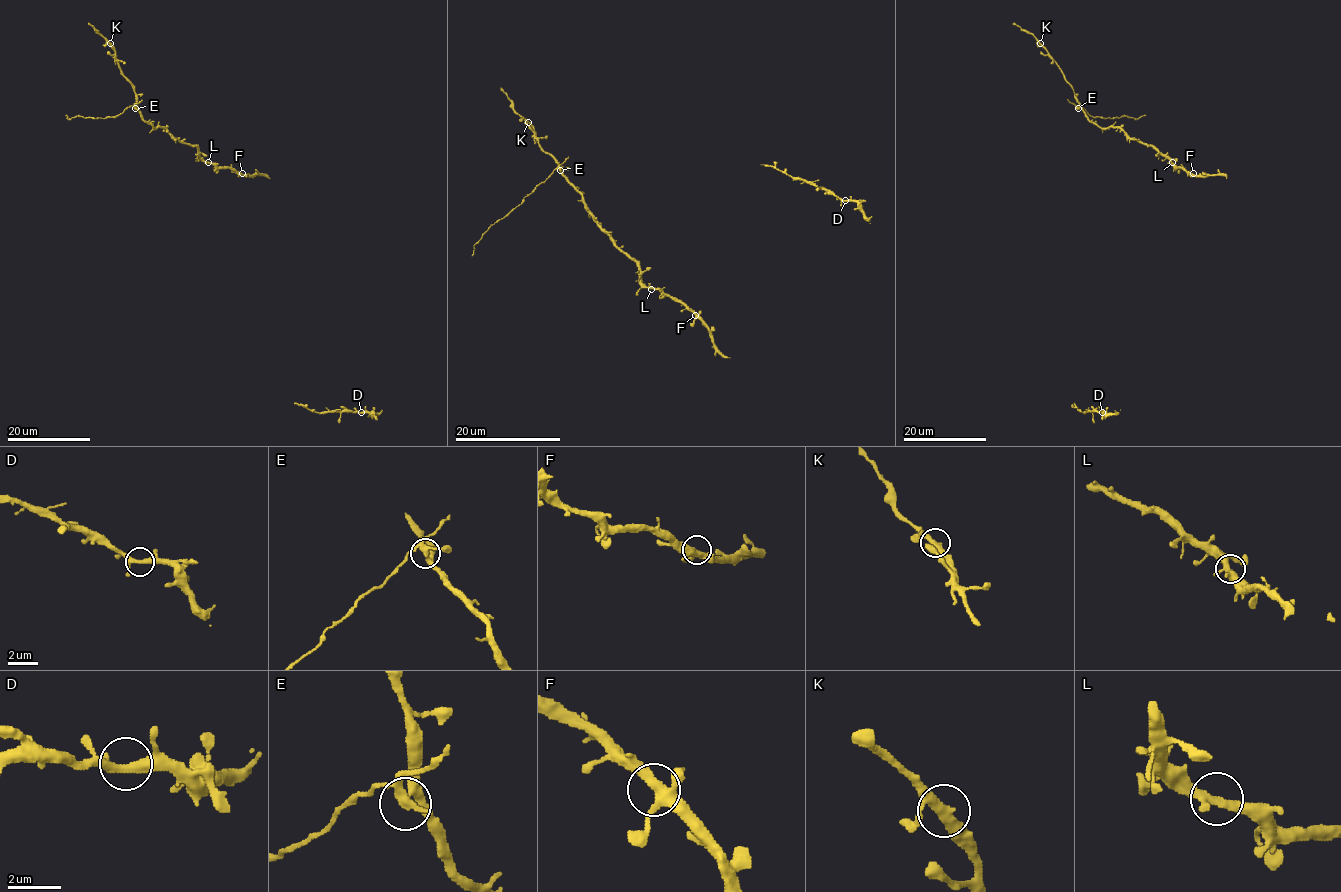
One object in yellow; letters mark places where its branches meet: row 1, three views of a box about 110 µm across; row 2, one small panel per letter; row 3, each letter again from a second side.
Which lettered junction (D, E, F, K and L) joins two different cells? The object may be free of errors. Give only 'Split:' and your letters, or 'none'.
Split: E

